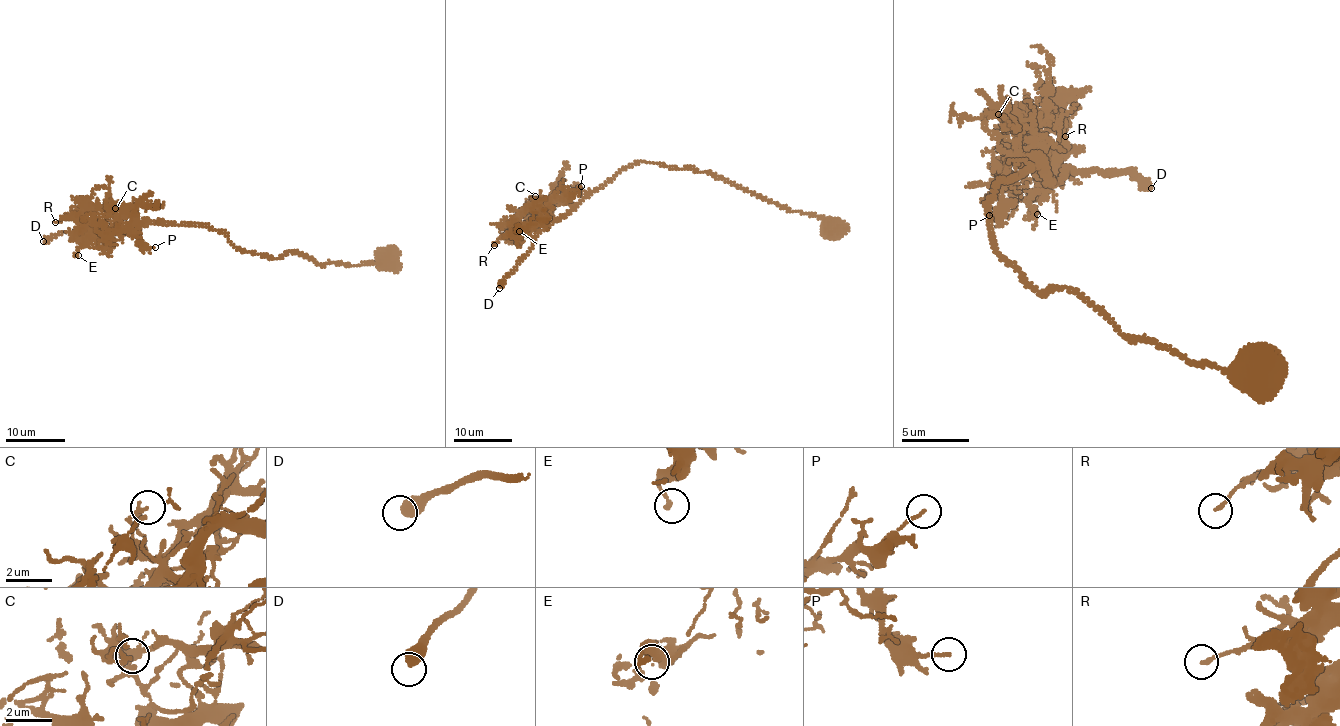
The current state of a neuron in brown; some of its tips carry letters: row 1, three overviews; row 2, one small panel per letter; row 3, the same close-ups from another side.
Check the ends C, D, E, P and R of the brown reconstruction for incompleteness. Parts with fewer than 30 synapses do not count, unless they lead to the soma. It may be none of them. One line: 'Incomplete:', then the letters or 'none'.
Incomplete: D

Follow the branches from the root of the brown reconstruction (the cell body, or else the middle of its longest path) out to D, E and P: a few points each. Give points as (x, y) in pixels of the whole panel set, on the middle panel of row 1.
D: (830, 229), (821, 218), (788, 211), (708, 172), (641, 161), (624, 168), (550, 222), (499, 288)
E: (830, 229), (821, 218), (788, 211), (708, 172), (641, 161), (565, 215), (519, 231)
P: (830, 229), (821, 218), (788, 211), (690, 168), (641, 161), (576, 204), (558, 198), (581, 186)

